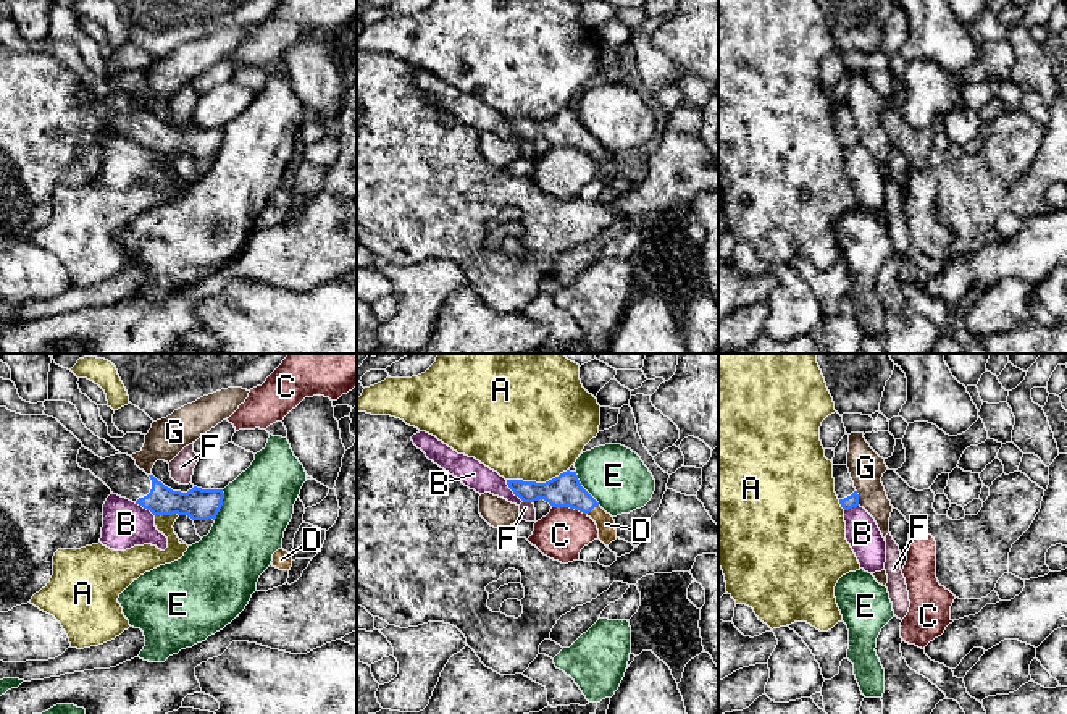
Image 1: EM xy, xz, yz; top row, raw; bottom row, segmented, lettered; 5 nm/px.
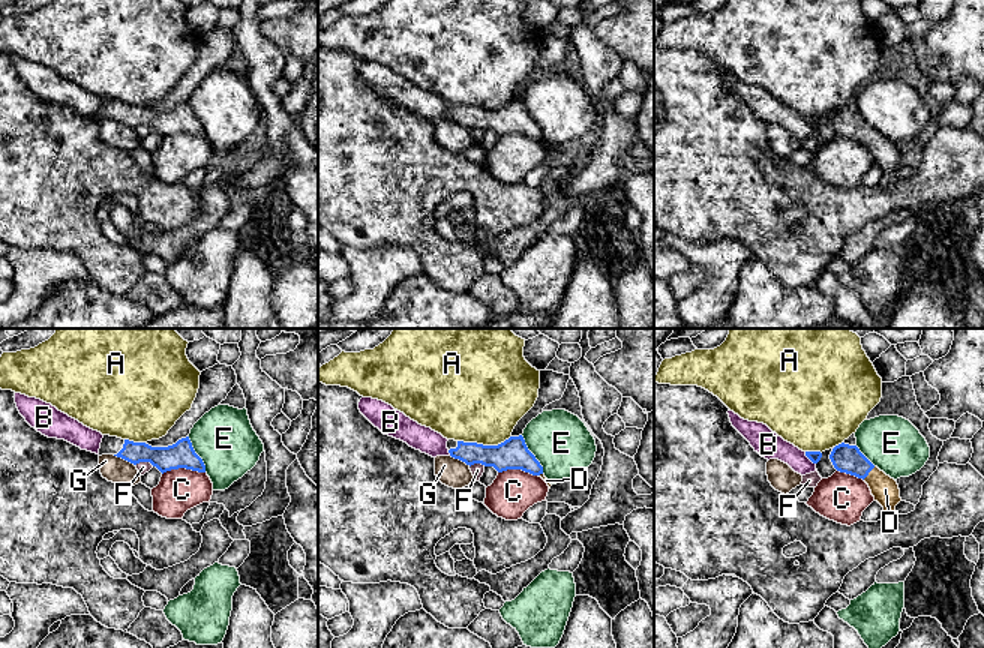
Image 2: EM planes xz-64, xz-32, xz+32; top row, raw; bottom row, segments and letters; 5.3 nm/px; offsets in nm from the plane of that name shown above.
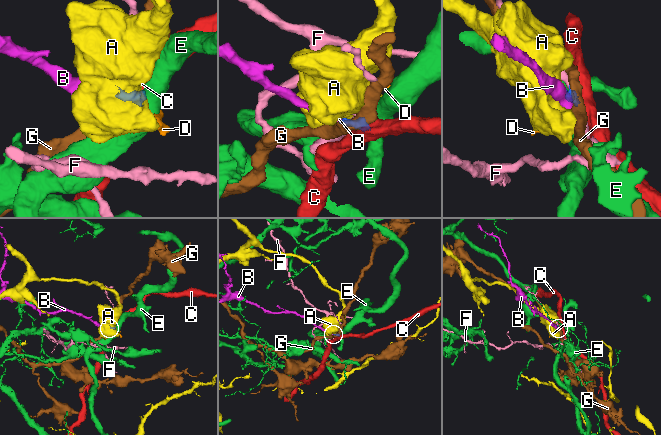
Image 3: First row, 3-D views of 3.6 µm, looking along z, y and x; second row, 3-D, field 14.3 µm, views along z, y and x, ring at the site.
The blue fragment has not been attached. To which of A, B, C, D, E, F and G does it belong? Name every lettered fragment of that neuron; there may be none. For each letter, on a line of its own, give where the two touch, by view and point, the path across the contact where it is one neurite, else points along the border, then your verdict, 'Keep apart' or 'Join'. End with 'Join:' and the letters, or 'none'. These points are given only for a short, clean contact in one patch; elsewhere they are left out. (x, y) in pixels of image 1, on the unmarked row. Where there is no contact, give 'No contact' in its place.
A: Touches blue at xz (535, 120). Boundary: xz (567, 107), (544, 120), (507, 118). Keep apart
B: Touches blue at xz (512, 128). Boundary: xz (506, 118), (507, 125), (523, 139). Keep apart
C: Touches blue at xz (570, 146). Boundary: xz (552, 144), (569, 144), (586, 152). Keep apart
D: Touches blue at xz (593, 146). Path across: xz (565, 128), (593, 146), (606, 162). Join
E: Touches blue at xz (583, 126). Boundary: xz (575, 110), (580, 123), (599, 142). Keep apart
F: Touches blue at xz (528, 139). Boundary: xz (523, 139), (531, 141). Keep apart
G: Touches blue at yz (857, 136). Boundary: yz (856, 128), (859, 142). Keep apart
Join: D

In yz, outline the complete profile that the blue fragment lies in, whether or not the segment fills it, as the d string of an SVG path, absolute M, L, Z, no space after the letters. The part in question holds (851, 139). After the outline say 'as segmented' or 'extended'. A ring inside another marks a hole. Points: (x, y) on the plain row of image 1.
M833 103L835 131L844 149L859 144L859 132L854 126L847 103Z; extended

